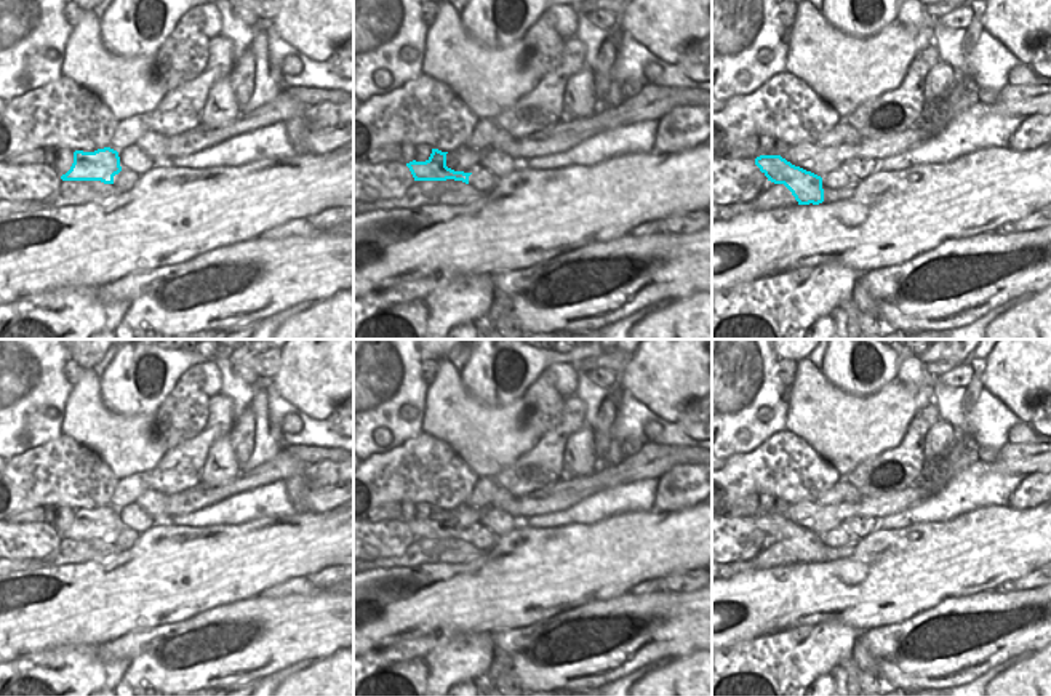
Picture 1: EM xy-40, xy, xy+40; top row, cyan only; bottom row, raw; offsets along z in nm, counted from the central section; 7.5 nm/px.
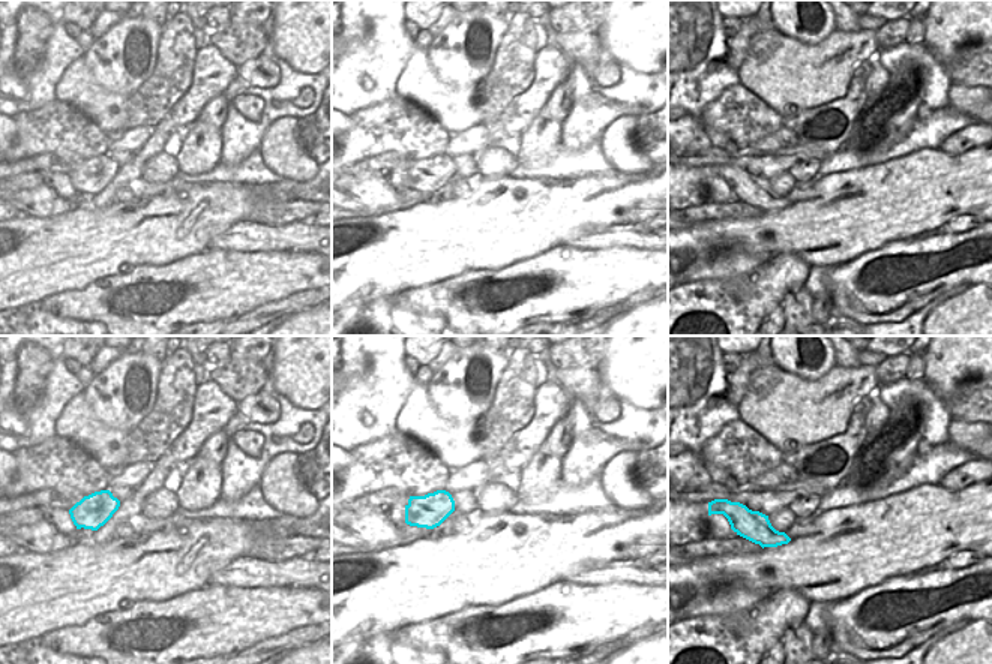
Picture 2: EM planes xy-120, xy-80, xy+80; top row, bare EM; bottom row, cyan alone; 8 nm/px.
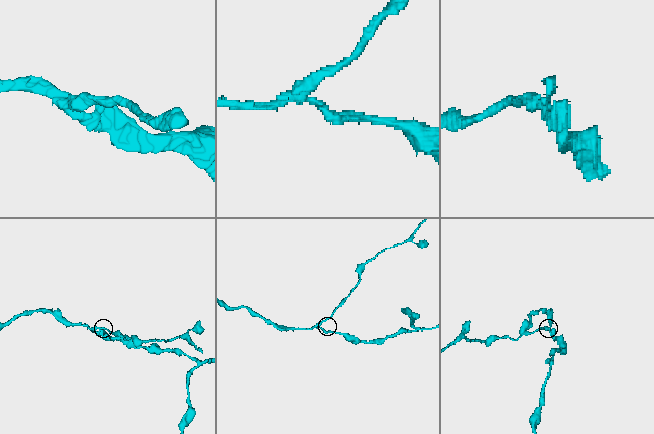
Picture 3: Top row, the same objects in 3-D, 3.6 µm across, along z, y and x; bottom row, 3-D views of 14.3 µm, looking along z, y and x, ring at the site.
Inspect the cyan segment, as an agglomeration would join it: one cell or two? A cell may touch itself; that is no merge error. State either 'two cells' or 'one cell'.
two cells

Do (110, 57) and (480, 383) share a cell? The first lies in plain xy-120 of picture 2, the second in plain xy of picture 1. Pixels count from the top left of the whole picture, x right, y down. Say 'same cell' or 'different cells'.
same cell

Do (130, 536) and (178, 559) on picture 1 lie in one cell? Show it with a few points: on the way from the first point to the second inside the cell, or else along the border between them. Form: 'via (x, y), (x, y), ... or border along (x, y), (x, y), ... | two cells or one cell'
border along (139, 535), (128, 549), (122, 551) | two cells

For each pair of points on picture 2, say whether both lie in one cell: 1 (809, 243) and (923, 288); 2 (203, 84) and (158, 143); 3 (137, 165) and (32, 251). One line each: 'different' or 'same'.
1: different
2: different
3: different

